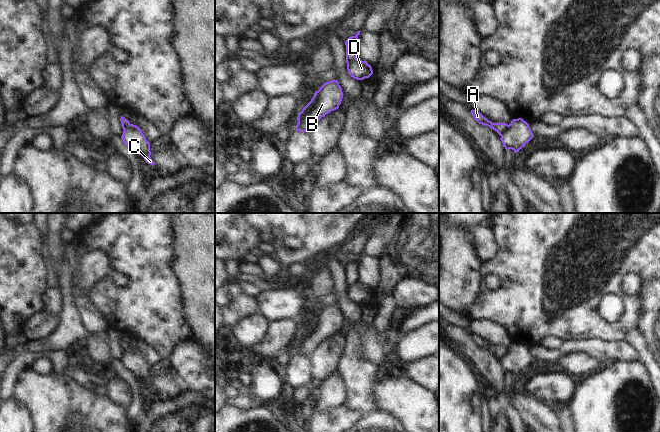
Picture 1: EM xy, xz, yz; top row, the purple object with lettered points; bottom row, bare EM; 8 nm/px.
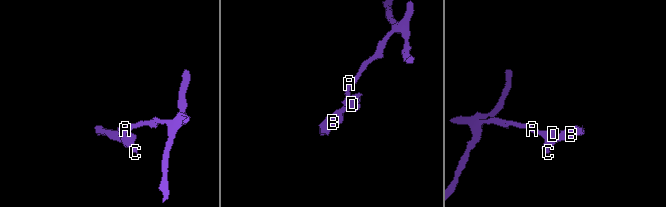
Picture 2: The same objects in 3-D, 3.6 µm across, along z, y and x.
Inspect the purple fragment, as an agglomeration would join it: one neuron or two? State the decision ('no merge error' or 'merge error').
merge error

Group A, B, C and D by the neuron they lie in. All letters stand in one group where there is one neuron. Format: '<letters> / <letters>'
A / B C D

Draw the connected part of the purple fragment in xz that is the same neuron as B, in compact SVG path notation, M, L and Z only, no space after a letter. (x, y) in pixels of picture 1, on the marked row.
M337 80L324 83L318 91L315 91L311 101L298 113L296 130L310 131L322 117L339 108L343 95Z

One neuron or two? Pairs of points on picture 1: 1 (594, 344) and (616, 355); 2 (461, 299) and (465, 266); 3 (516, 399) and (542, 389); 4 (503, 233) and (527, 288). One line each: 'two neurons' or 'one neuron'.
1: one neuron
2: one neuron
3: two neurons
4: one neuron

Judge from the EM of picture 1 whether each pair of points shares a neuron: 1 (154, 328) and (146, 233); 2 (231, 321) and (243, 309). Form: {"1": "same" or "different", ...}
{"1": "same", "2": "same"}

